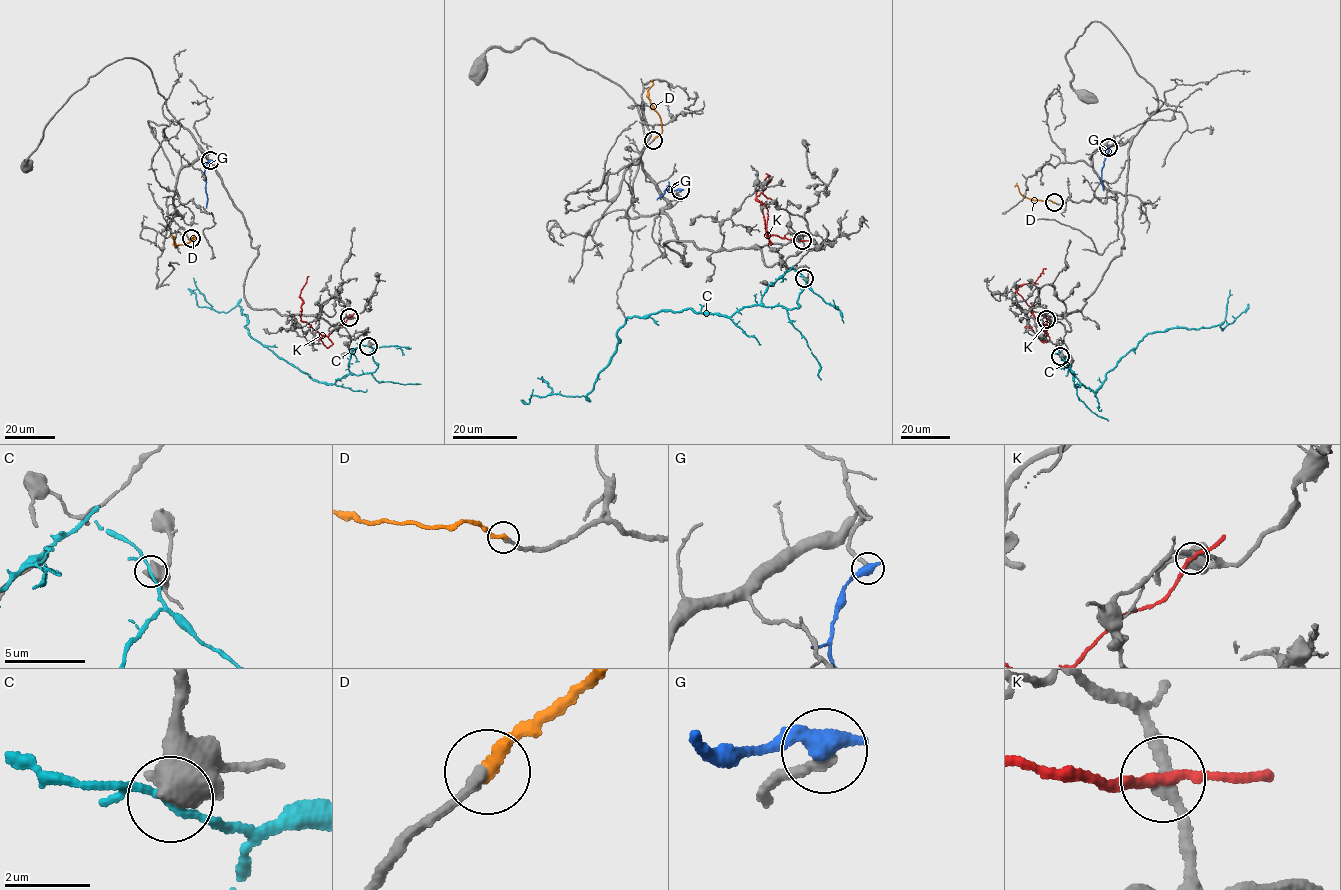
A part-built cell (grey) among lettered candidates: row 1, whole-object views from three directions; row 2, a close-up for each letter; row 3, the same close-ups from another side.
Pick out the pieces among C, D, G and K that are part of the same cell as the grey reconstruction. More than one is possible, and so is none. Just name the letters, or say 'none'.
D

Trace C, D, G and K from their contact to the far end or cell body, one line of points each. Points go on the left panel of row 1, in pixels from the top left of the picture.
C: (368, 346), (373, 372), (317, 382), (251, 338), (240, 307), (199, 307), (187, 288)
D: (191, 238), (195, 238), (175, 245), (172, 238)
G: (210, 160), (204, 172), (206, 207)
K: (348, 317), (325, 336), (301, 320), (303, 302), (300, 296), (307, 276)

